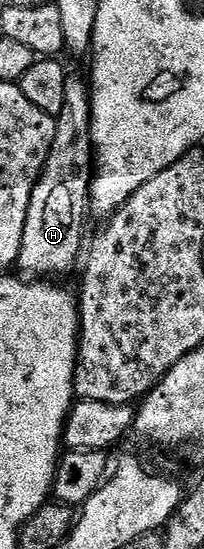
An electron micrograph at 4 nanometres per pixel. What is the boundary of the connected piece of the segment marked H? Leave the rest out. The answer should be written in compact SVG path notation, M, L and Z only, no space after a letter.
M71 75L69 77L66 86L66 98L63 99L63 108L56 118L57 123L54 142L51 143L51 150L48 151L47 155L47 163L44 164L44 169L36 183L35 191L33 191L31 195L31 206L27 211L27 223L24 225L23 243L20 244L20 255L17 264L20 270L21 268L23 269L21 270L22 272L37 277L52 277L51 275L67 272L74 265L77 257L79 256L79 259L83 253L83 241L81 245L81 236L85 233L85 209L87 213L87 206L89 205L89 183L95 168L95 162L93 160L93 140L91 139L91 119L93 116L91 115L91 103L89 102L89 85L84 76L76 77L76 75Z

